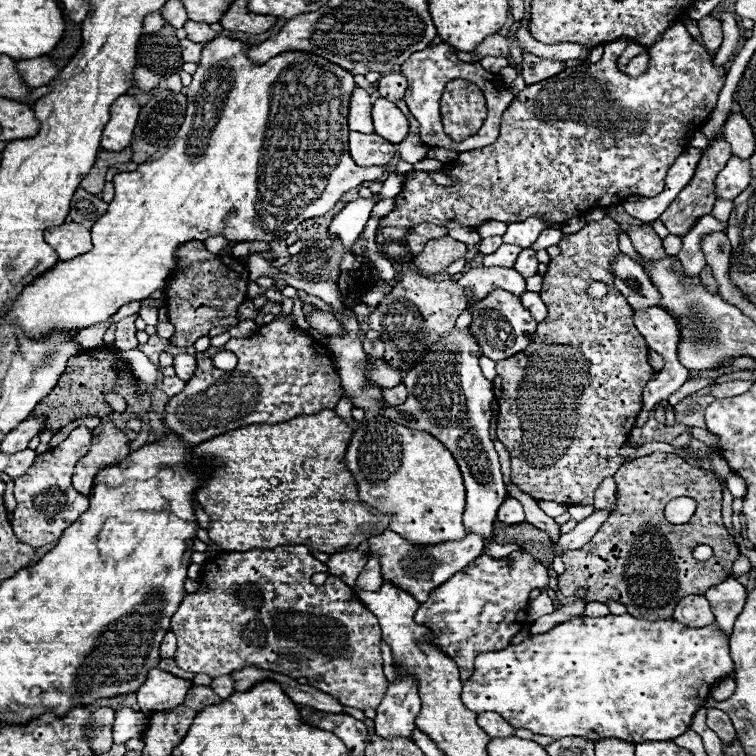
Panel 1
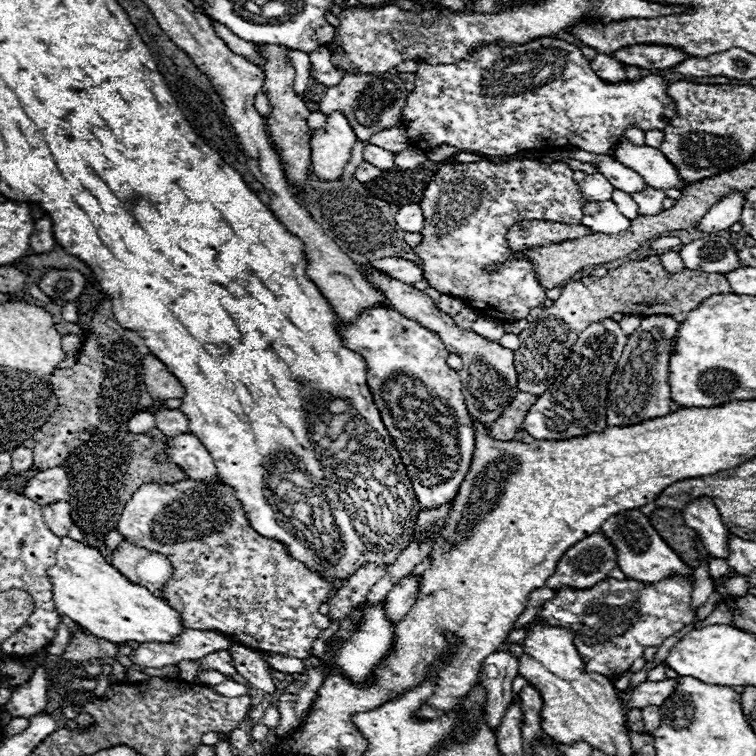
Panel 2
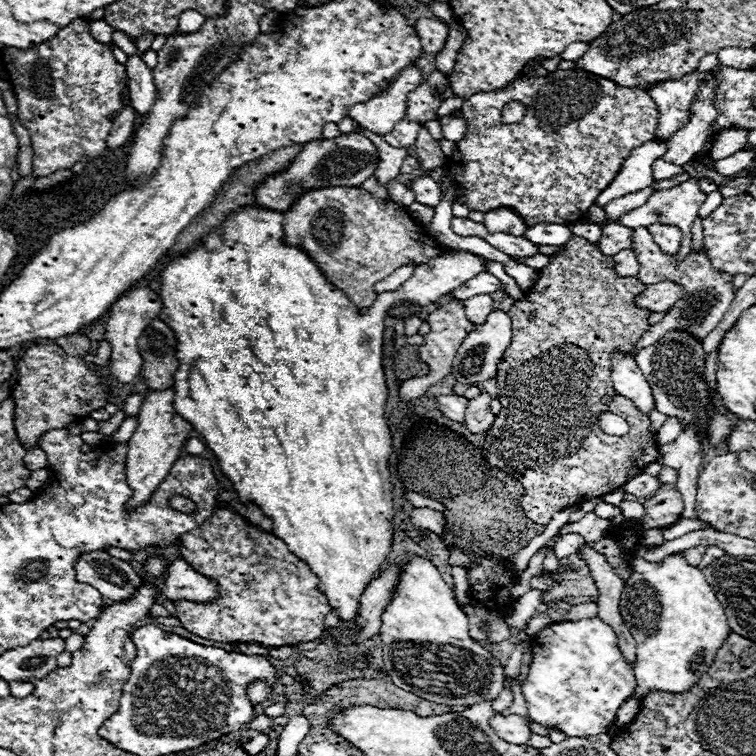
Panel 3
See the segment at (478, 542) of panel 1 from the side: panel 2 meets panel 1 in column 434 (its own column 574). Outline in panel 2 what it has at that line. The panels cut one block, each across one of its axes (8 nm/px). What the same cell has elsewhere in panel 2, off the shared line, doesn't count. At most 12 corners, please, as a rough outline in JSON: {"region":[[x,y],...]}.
{"region":[[600,532],[566,550],[546,588],[588,588],[618,568]]}

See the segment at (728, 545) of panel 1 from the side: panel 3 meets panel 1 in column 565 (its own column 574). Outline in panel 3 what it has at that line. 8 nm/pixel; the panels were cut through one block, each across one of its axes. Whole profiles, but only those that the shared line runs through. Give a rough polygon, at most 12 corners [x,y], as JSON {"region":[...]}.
{"region":[[578,552],[560,560],[578,572],[554,574],[560,582],[542,592],[542,602],[566,596],[598,596]]}

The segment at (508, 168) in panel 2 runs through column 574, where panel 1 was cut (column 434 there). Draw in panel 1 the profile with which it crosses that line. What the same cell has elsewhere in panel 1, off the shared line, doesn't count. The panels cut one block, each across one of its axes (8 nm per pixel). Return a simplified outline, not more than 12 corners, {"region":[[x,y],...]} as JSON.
{"region":[[672,24],[516,94],[376,234],[658,196],[726,70]]}

